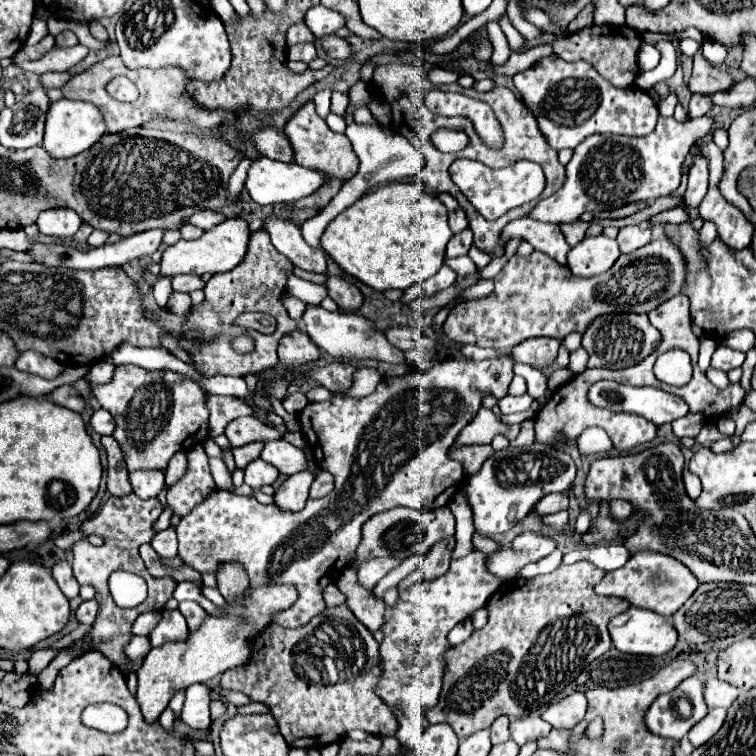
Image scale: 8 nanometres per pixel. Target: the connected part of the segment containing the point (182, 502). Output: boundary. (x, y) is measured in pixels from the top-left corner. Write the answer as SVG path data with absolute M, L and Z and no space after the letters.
M198 443L188 451L188 473L176 485L168 487L168 507L174 515L184 517L214 491L216 483L210 473L208 455Z

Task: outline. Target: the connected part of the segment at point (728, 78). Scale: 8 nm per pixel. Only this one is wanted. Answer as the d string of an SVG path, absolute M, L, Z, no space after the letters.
M698 51L694 57L694 73L692 79L688 83L692 93L718 93L718 91L728 91L736 81L732 79L732 75L722 73L712 69L706 59L702 57L702 53Z

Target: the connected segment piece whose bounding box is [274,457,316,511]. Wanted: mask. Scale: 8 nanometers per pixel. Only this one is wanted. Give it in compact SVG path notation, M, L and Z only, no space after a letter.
M306 457L306 469L300 471L298 475L290 475L278 489L278 493L274 493L274 503L280 505L280 509L284 511L300 511L304 509L306 501L308 501L308 491L310 485L314 481L314 457Z

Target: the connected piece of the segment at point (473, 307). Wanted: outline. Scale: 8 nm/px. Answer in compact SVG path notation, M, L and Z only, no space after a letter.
M654 239L646 247L640 247L628 255L620 255L616 263L602 275L596 277L578 277L566 265L556 263L542 251L534 251L528 257L514 255L504 269L494 277L494 291L476 301L456 303L448 319L444 321L444 333L456 343L474 343L478 347L492 347L496 351L510 351L518 343L532 339L532 337L552 337L562 341L570 333L584 333L590 323L602 315L610 313L650 313L664 301L678 295L686 281L686 257L682 251L668 239Z

